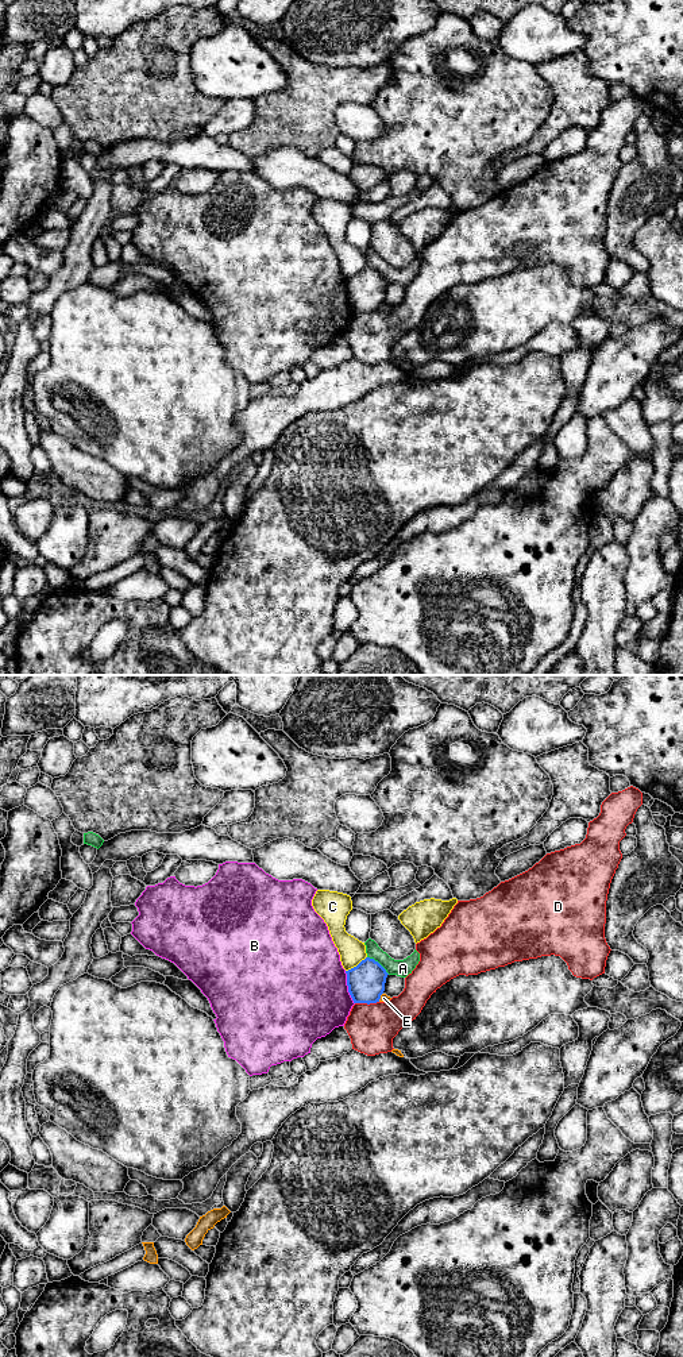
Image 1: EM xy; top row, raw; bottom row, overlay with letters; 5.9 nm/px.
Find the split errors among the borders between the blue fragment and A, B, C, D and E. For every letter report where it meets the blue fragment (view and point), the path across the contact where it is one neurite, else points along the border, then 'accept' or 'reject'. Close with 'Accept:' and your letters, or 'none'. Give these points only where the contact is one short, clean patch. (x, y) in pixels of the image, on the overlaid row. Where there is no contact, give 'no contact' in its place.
A: contact xy (378, 963); reject
B: contact xy (348, 987); reject
C: contact xy (357, 966); reject
D: contact xy (366, 1002); reject
E: contact xy (379, 997); border xy (382, 993), (378, 1001); reject
Accept: none

